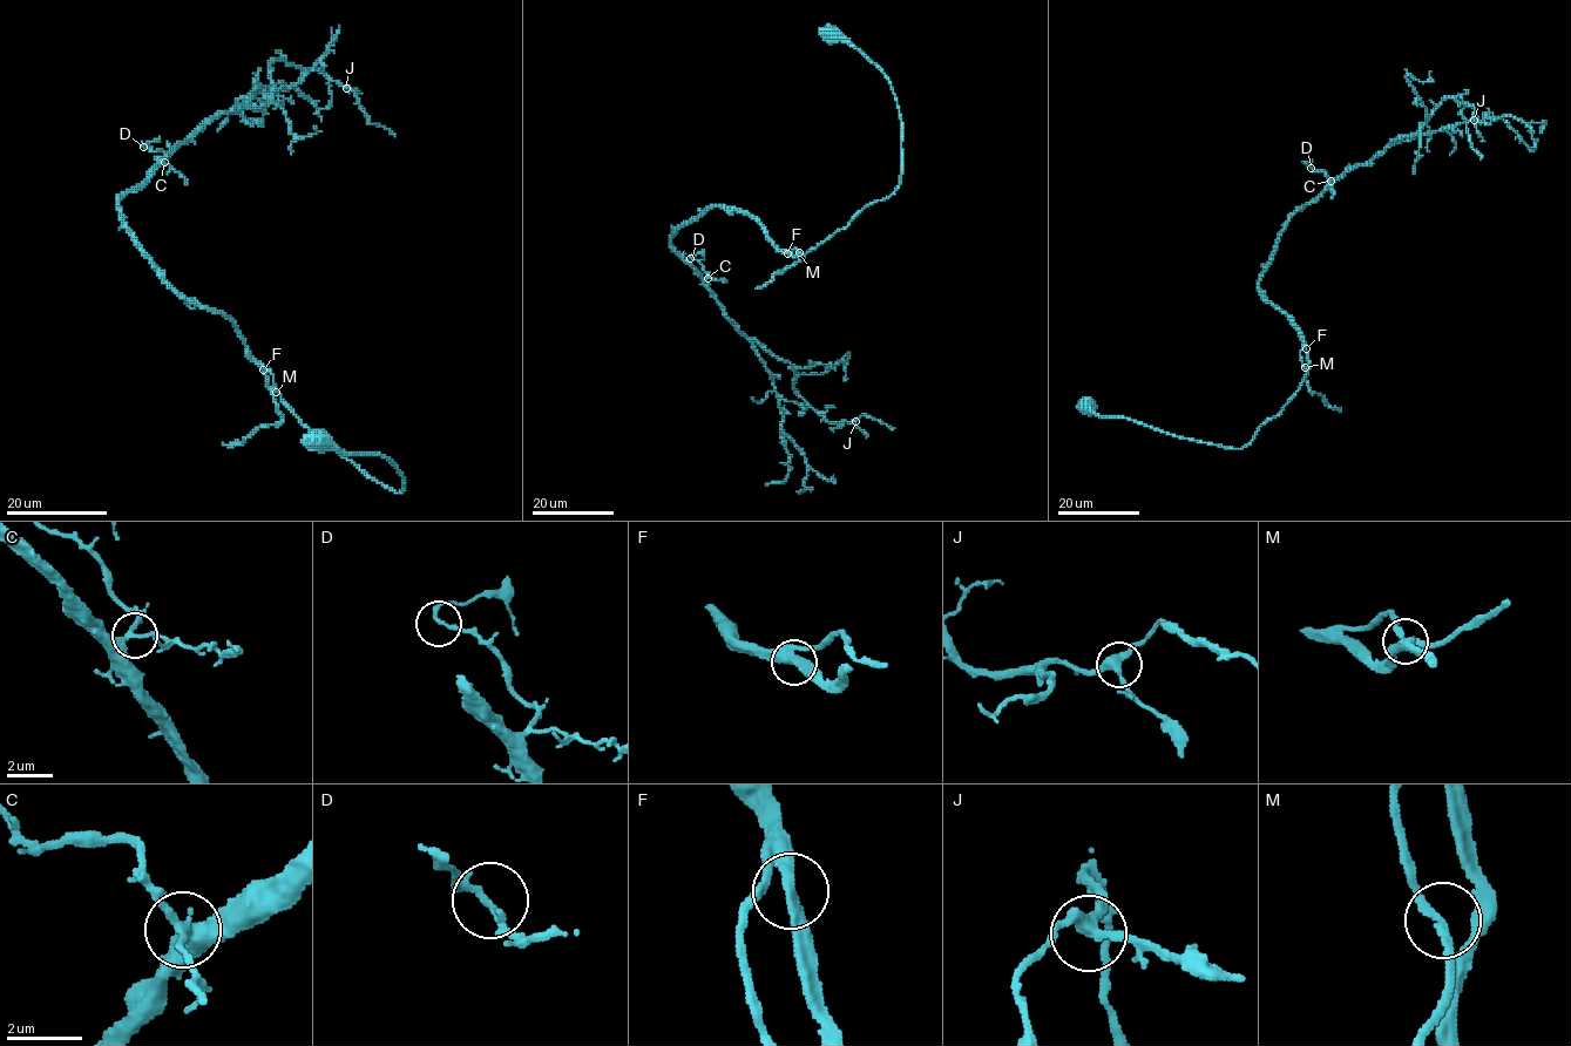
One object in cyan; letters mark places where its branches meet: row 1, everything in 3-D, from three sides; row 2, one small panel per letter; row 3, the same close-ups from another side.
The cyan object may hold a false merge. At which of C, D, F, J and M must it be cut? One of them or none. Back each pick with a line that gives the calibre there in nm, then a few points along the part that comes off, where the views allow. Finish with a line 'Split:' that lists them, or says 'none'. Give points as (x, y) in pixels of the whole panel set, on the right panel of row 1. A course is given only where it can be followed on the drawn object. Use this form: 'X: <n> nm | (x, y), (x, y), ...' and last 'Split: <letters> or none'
Split: none

